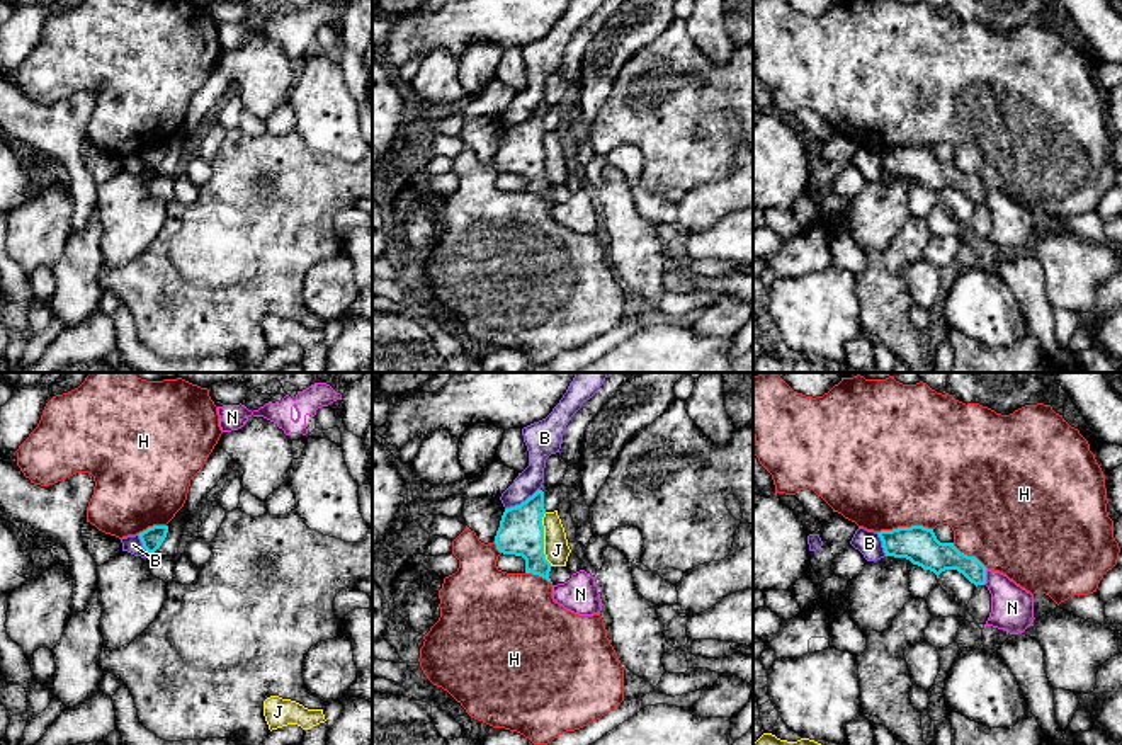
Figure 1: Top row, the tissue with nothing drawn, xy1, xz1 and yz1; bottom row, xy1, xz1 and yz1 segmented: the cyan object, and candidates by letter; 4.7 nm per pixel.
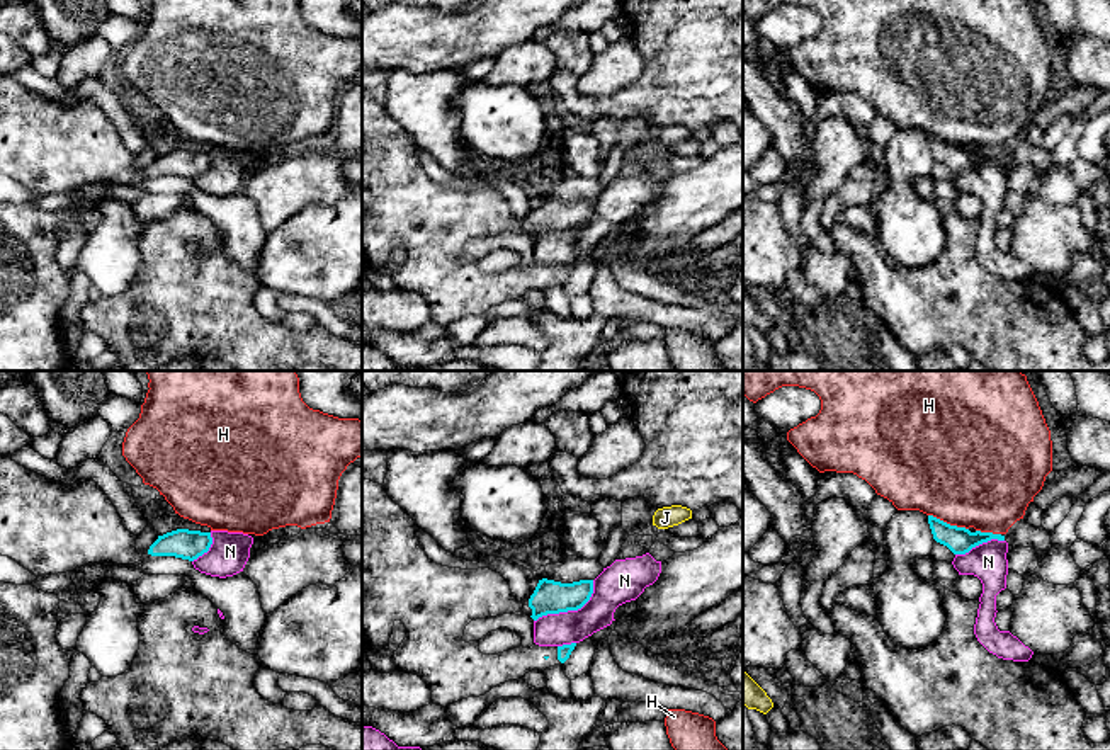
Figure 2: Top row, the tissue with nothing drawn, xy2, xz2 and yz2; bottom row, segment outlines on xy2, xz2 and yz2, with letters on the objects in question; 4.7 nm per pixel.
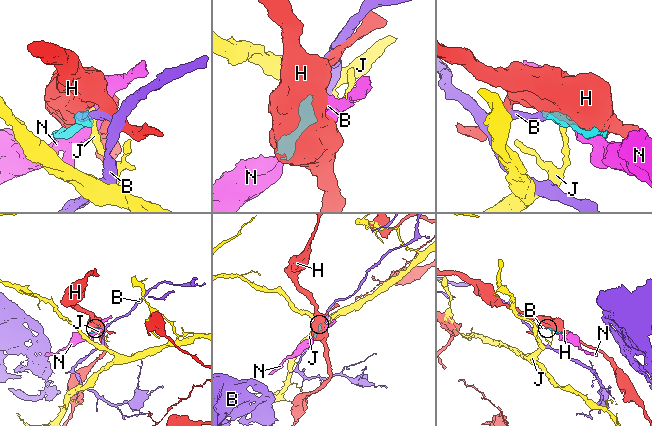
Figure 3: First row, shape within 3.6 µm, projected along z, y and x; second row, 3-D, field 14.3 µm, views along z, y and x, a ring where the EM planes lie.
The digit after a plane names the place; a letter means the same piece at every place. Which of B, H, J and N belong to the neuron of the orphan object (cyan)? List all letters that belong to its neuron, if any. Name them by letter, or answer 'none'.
none

